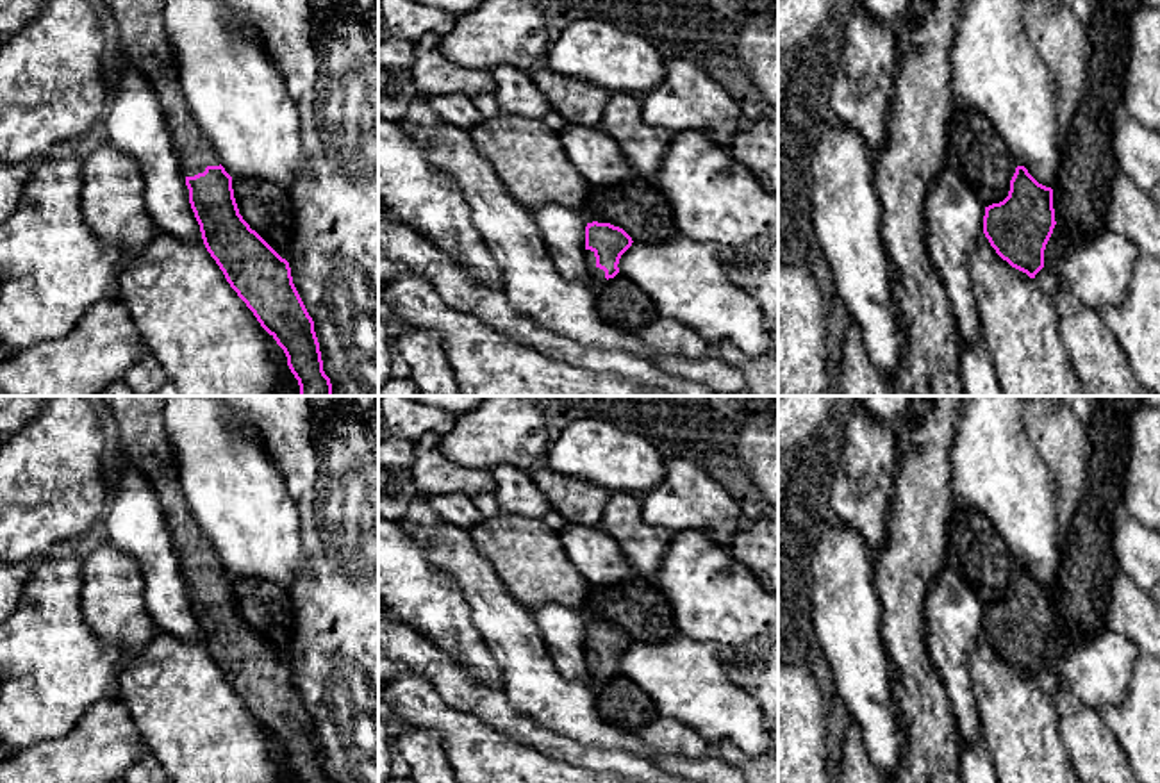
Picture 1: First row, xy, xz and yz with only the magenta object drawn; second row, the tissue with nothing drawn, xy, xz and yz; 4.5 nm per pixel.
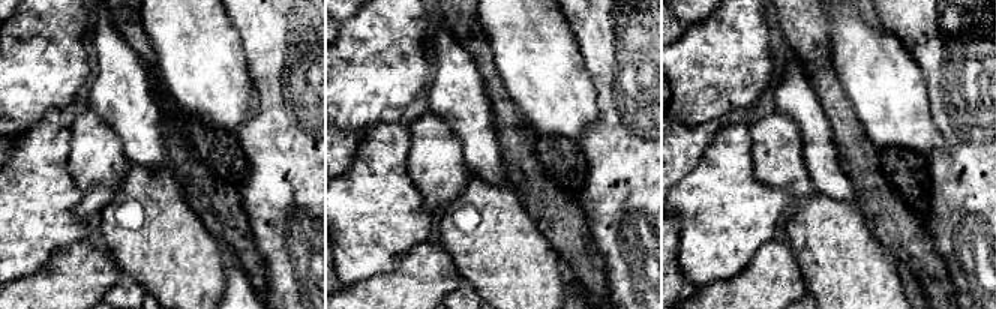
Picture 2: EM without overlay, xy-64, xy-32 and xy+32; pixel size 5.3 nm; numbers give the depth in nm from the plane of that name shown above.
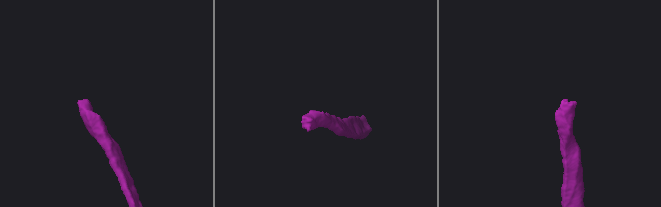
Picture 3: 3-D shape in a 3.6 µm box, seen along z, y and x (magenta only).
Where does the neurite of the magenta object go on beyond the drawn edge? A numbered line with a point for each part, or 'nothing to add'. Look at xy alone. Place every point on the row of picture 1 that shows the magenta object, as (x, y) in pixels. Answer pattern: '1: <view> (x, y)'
1: xy (143, 38)

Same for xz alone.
1: xz (596, 275)

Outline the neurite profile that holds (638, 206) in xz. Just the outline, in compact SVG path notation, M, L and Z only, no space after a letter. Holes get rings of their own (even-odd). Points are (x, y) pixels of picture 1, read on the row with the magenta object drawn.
M634 175L614 185L591 185L580 216L623 228L632 241L667 241L680 235L671 207L655 178Z

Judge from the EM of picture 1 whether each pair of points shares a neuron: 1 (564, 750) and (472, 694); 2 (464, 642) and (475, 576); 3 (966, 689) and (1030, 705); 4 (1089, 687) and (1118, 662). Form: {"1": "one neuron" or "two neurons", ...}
{"1": "one neuron", "2": "two neurons", "3": "two neurons", "4": "one neuron"}

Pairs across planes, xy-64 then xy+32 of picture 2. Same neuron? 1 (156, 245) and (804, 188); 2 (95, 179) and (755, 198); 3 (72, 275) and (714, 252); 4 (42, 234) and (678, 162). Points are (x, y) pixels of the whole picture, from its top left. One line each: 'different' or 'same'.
1: different
2: different
3: different
4: different

